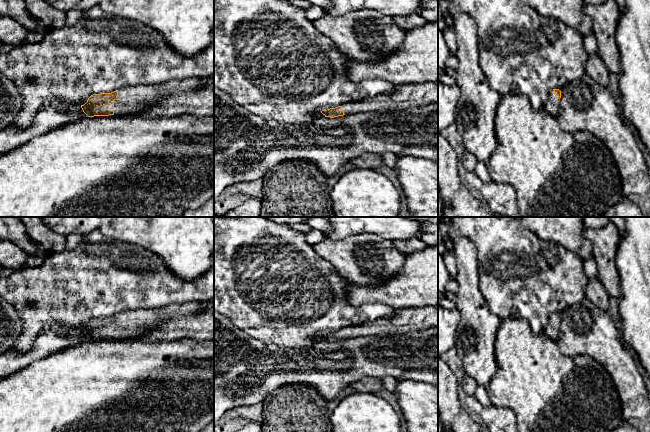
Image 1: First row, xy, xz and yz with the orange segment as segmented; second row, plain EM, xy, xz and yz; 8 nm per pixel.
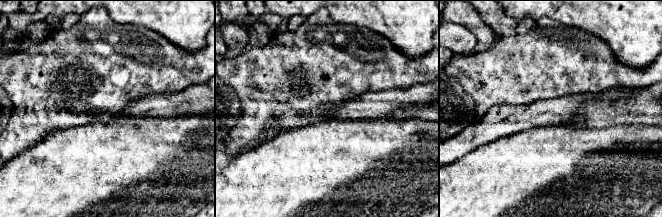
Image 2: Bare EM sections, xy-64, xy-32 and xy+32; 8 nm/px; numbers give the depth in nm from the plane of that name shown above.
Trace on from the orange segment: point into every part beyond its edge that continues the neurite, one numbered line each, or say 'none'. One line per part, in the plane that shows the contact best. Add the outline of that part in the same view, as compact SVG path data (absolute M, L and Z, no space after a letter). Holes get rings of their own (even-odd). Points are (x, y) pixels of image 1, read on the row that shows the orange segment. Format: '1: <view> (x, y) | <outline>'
1: xy (130, 100) | M190 78L185 80L173 80L164 85L129 86L118 90L118 96L114 100L114 115L137 114L147 106L152 106L161 97L167 97L175 93L193 91L207 81L207 78Z
2: xy (52, 115) | M44 102L34 122L28 128L20 130L15 127L7 127L0 130L0 154L5 154L36 136L86 116L81 105Z

